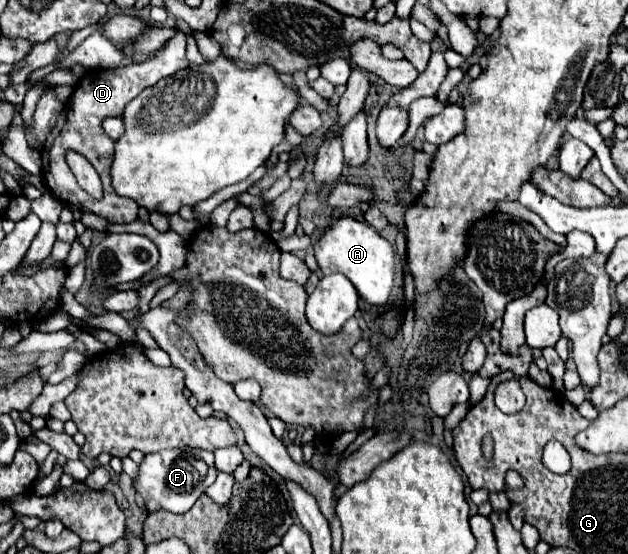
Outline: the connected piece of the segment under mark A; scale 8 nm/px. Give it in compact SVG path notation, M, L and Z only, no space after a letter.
M341 217L331 229L323 233L323 237L315 243L315 259L323 271L329 273L343 273L365 297L371 305L385 305L389 303L393 283L395 283L395 253L393 245L381 237L373 227L353 217Z

